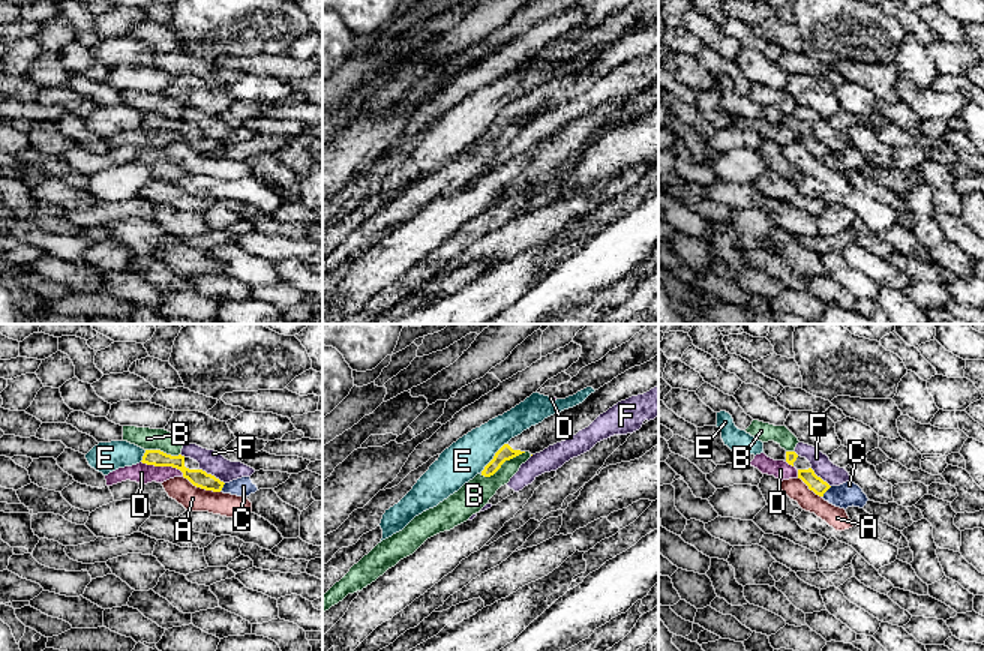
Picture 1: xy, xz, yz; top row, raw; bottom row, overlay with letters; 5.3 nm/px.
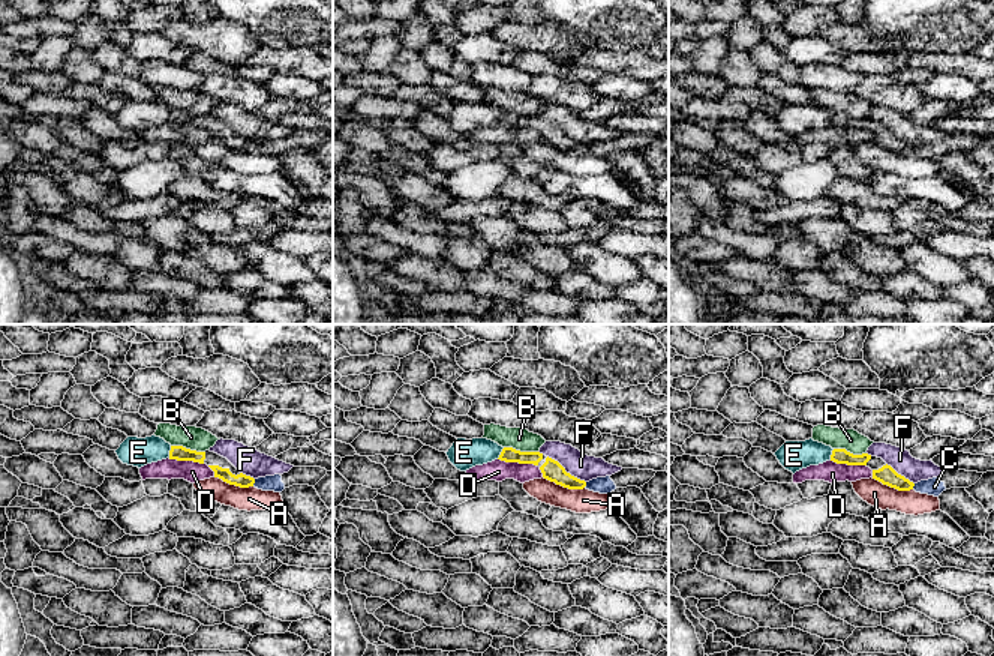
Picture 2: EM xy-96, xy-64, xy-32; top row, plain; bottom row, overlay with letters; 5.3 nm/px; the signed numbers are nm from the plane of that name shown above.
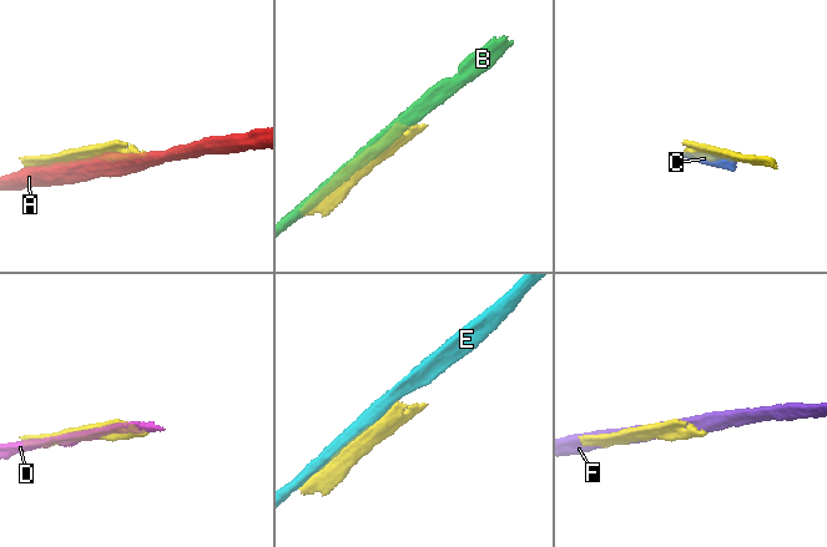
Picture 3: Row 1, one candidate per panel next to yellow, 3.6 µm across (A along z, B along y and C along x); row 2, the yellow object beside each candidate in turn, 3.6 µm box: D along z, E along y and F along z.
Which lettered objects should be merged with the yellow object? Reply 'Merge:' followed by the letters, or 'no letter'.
Merge: no letter

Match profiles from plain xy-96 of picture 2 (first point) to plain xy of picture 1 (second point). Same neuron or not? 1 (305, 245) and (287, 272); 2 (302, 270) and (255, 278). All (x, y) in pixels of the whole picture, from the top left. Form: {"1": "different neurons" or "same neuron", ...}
{"1": "different neurons", "2": "same neuron"}

